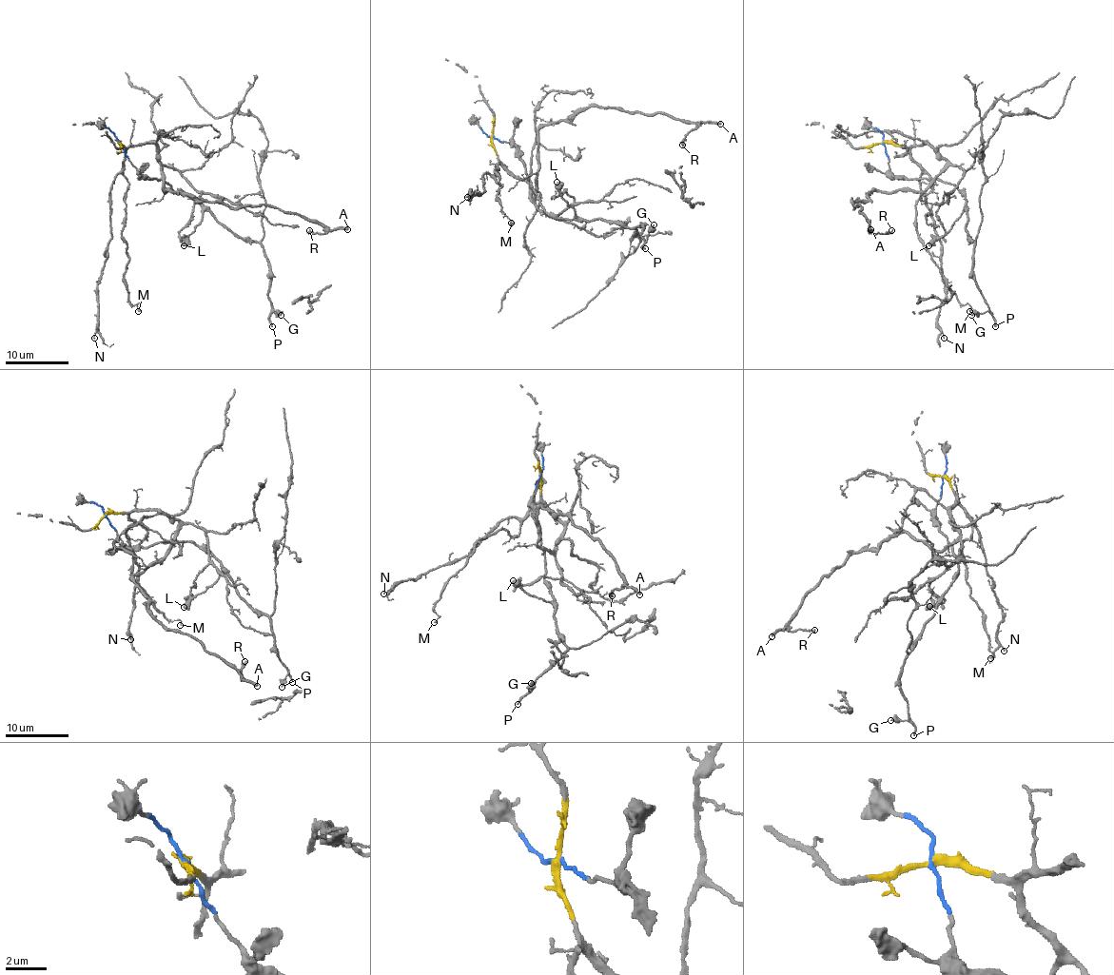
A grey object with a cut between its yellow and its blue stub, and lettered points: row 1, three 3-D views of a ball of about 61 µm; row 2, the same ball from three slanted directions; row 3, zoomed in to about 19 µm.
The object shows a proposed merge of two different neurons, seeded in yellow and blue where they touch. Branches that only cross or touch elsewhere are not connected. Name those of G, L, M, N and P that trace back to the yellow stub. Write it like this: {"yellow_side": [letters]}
{"yellow_side": ["M", "N"]}

